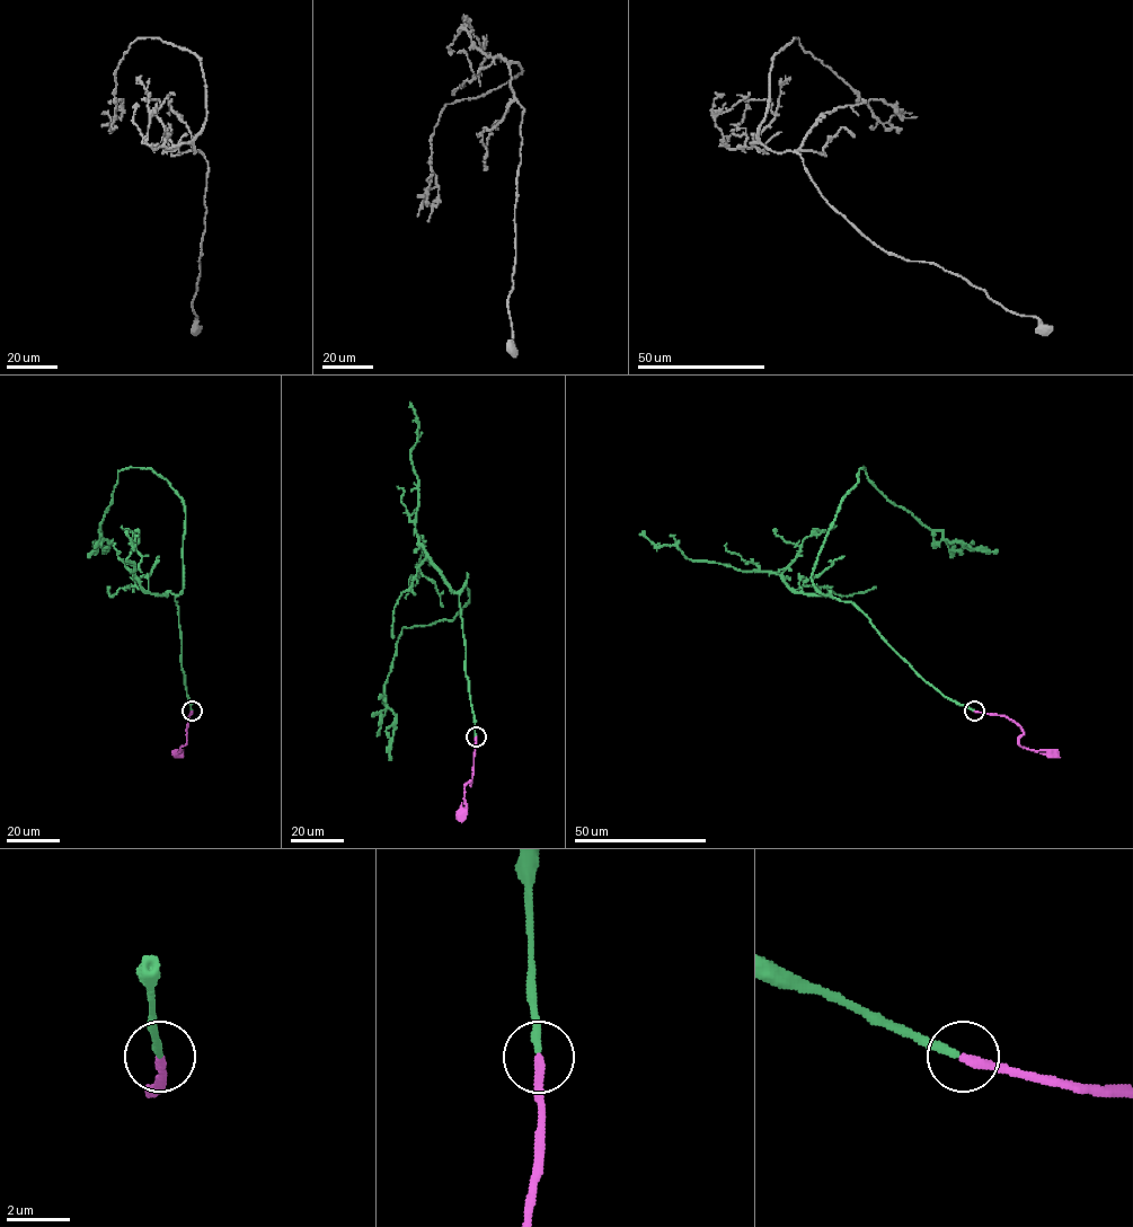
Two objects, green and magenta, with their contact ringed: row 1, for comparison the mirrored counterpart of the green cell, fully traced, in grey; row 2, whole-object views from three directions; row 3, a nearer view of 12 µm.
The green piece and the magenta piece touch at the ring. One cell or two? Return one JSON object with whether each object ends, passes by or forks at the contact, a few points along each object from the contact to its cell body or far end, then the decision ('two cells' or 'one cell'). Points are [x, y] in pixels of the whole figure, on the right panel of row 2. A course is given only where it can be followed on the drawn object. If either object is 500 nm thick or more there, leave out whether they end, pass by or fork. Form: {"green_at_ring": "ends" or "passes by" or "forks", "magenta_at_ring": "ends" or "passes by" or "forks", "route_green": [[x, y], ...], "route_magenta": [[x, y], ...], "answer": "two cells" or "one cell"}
{"green_at_ring": "ends", "magenta_at_ring": "ends", "route_green": [[974, 711], [927, 683], [852, 602], [821, 592], [812, 573], [864, 467], [890, 501], [950, 544], [998, 549]], "route_magenta": [[975, 711], [1007, 716], [1023, 732], [1018, 738], [1021, 747], [1053, 752]], "answer": "one cell"}

